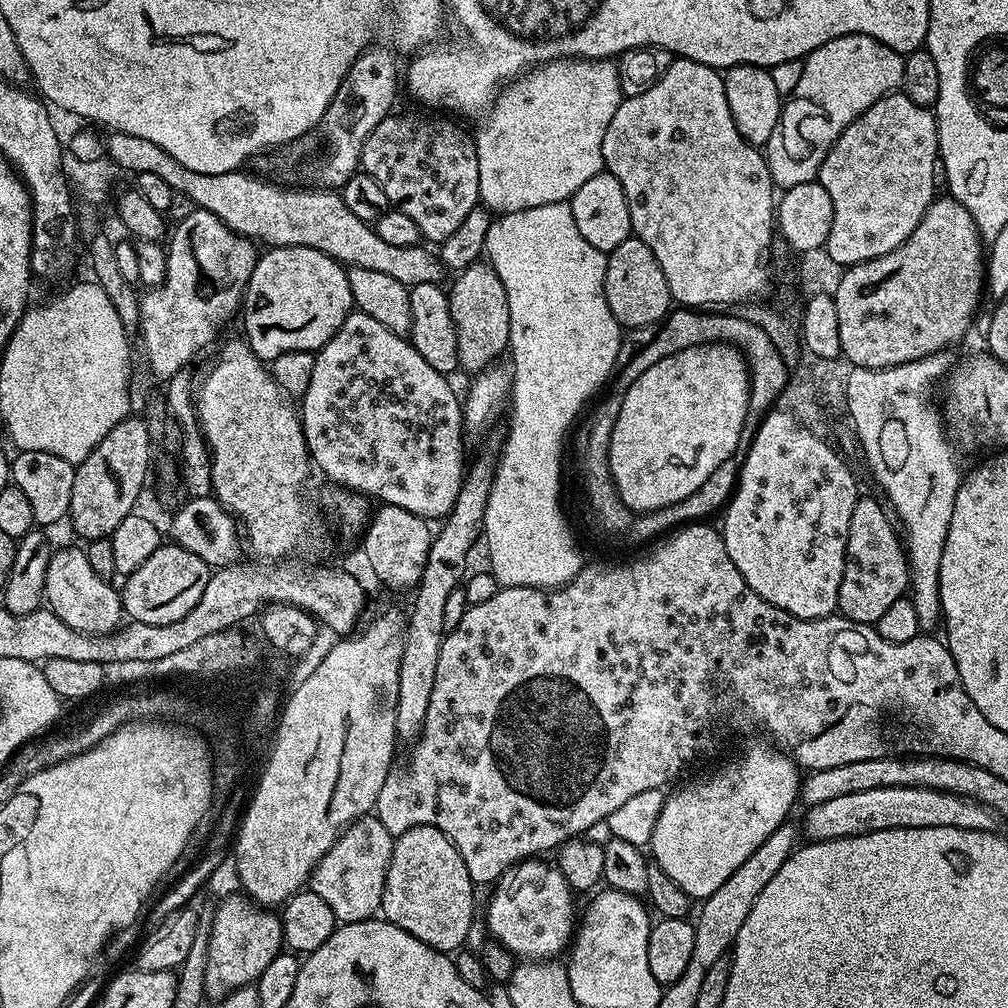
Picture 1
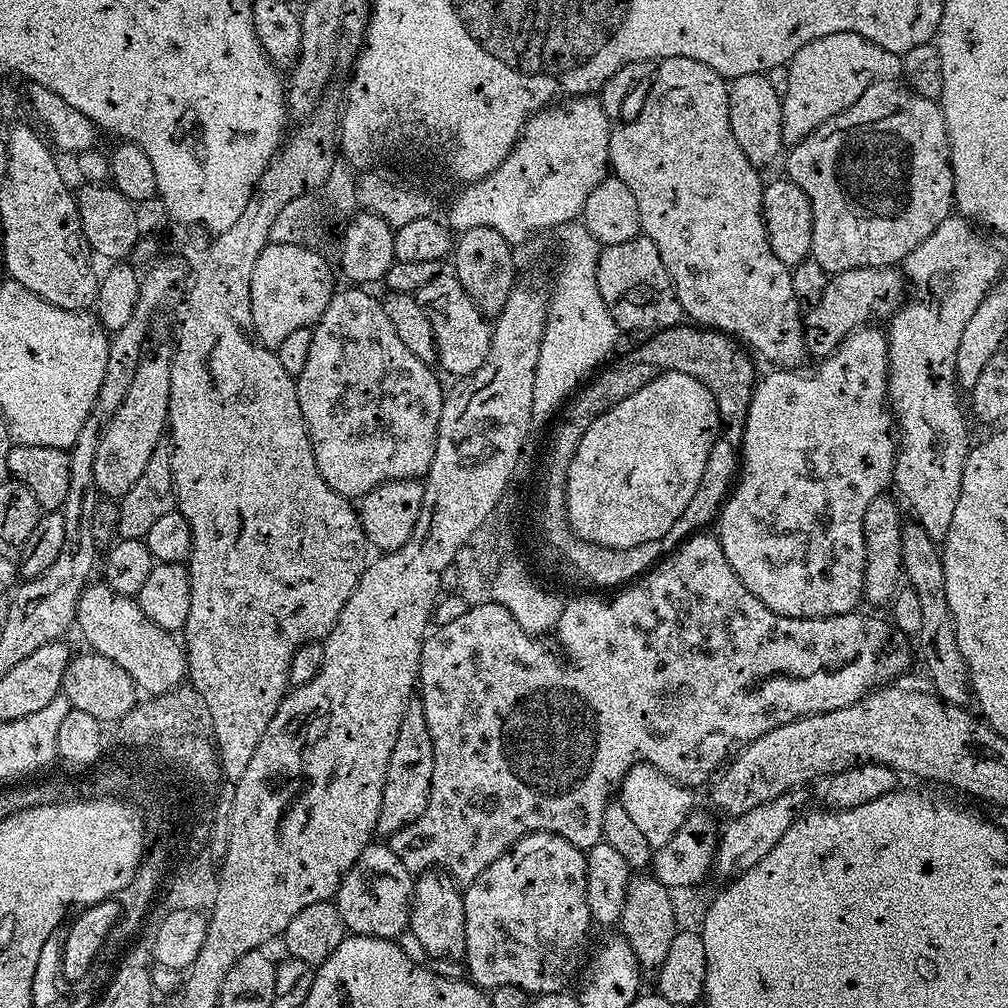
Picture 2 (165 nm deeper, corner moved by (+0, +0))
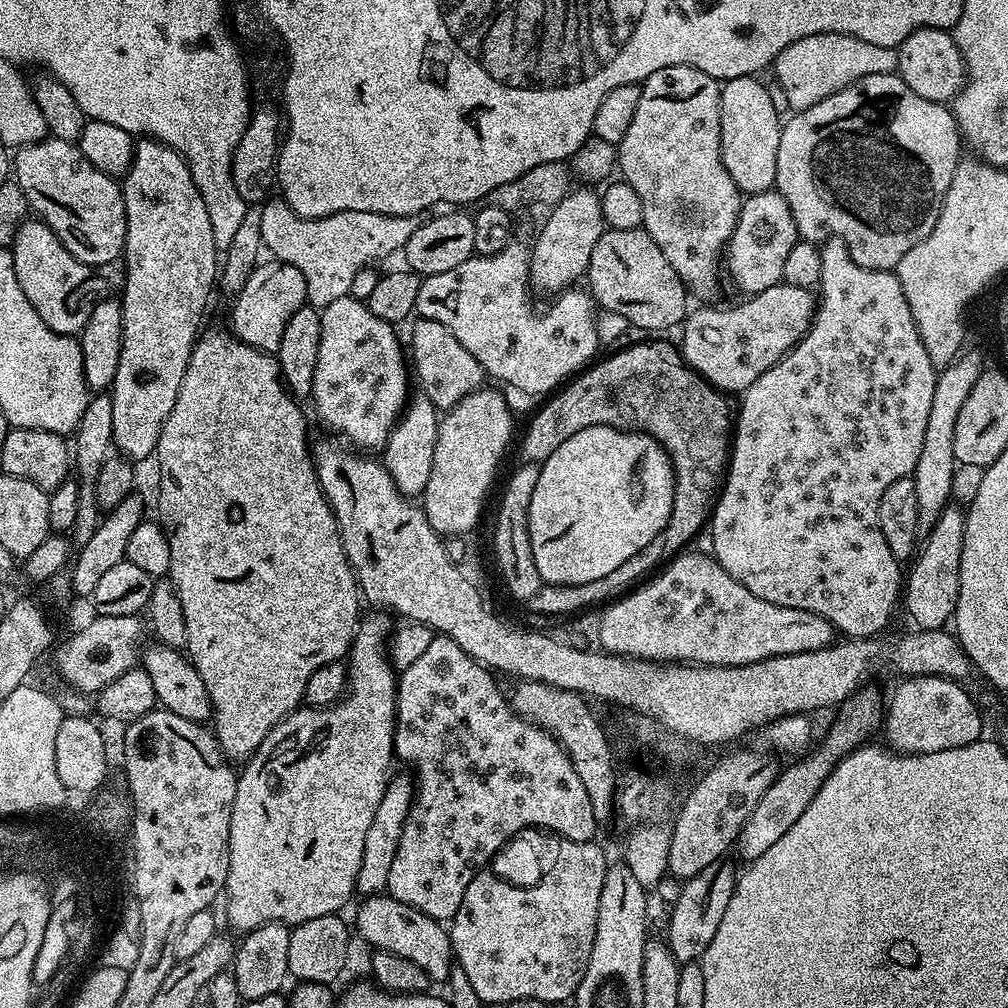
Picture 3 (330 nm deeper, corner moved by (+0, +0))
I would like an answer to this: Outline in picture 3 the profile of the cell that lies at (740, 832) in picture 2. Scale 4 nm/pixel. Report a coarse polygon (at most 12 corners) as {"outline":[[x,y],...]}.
{"outline":[[728,862],[683,881],[666,943],[681,964],[703,956],[736,889]]}

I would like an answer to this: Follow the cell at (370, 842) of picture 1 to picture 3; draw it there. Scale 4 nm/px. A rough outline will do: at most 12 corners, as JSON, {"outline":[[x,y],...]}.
{"outline":[[387,894],[361,899],[356,928],[372,948],[424,968],[454,967],[449,929]]}

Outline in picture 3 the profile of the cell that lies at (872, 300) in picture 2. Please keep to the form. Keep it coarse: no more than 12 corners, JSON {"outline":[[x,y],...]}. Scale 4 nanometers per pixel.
{"outline":[[781,282],[689,311],[684,363],[743,394],[808,332],[813,289]]}

